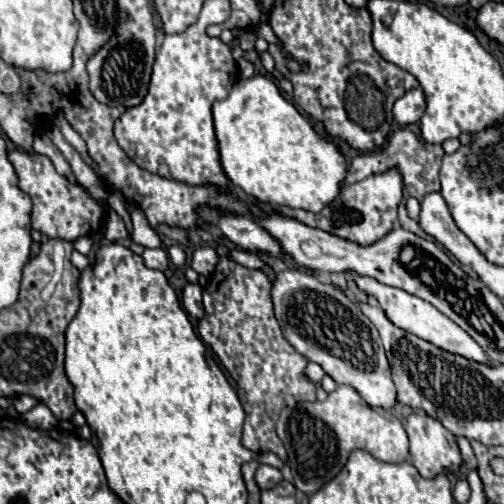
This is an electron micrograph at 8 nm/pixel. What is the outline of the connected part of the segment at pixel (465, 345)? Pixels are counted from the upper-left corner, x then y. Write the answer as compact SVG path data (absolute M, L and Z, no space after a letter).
M352 273L352 277L354 277L356 285L358 285L362 291L366 291L368 295L372 295L372 297L378 299L382 311L386 313L386 317L388 317L396 327L400 327L400 329L404 329L404 331L408 331L408 333L414 333L416 337L420 337L420 339L424 339L424 341L430 341L432 345L436 345L436 347L440 347L440 349L444 349L444 351L450 351L450 353L454 353L454 355L462 355L462 357L466 357L466 359L470 359L470 361L476 361L476 363L494 365L494 363L488 359L488 355L482 351L482 347L480 347L462 327L458 327L452 319L448 319L444 313L440 313L440 311L438 311L434 305L430 305L428 301L424 301L424 299L420 299L420 297L416 297L416 295L410 295L410 293L406 293L406 291L402 291L402 289L382 285L382 283L378 283L378 281L372 279L372 277L362 277L362 275L354 275L354 273Z

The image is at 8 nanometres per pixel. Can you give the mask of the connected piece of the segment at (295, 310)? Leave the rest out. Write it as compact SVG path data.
M286 269L276 275L272 303L284 337L300 355L318 363L338 385L354 387L368 405L394 407L396 387L380 335L360 307L336 285L326 285L302 269Z

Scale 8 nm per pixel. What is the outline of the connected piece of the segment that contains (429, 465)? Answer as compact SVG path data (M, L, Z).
M410 413L404 427L410 439L412 463L422 477L458 473L462 465L460 449L454 435L438 419L426 413Z

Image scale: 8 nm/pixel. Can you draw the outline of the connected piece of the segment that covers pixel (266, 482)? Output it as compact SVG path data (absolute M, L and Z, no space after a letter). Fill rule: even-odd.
M260 465L256 471L256 483L260 489L272 489L276 483L282 481L282 473L276 467L270 465Z

